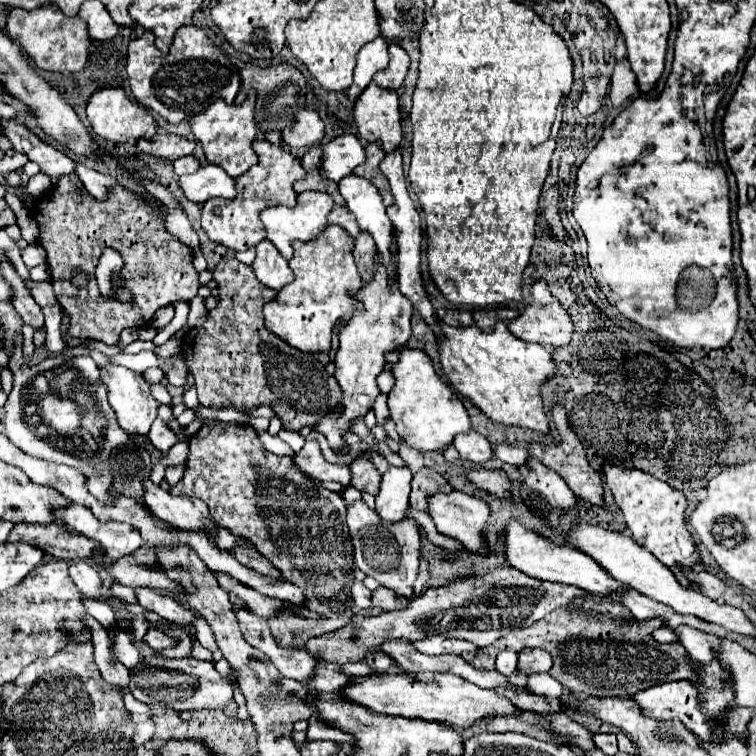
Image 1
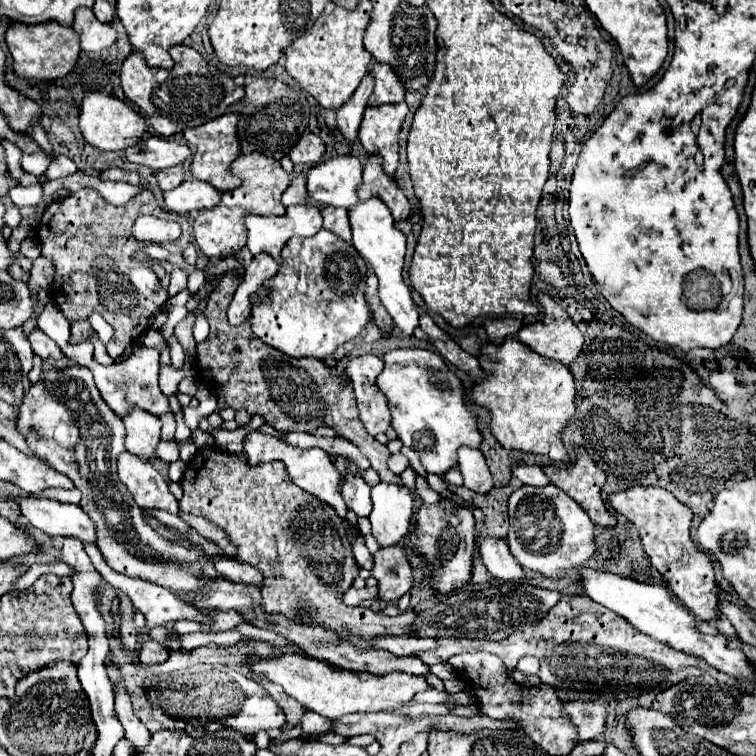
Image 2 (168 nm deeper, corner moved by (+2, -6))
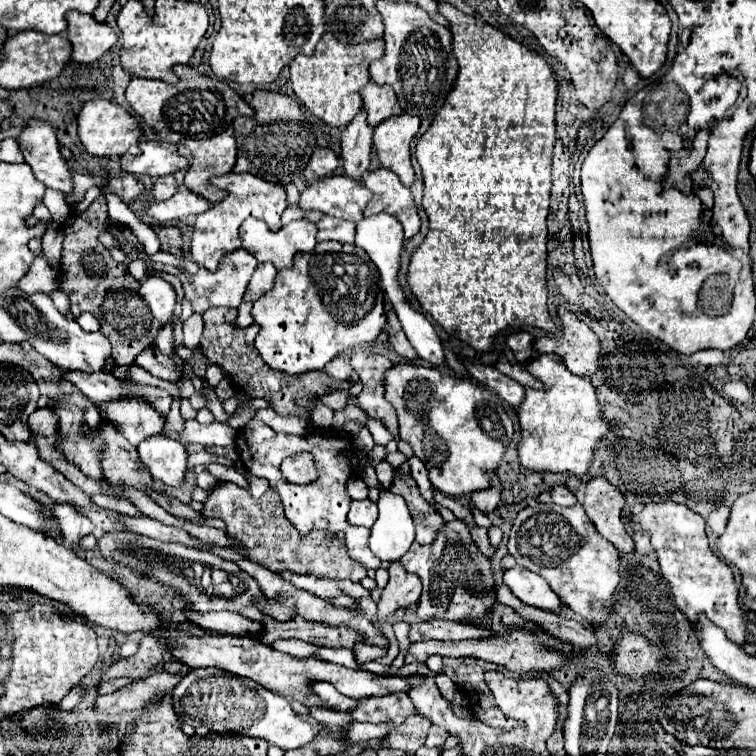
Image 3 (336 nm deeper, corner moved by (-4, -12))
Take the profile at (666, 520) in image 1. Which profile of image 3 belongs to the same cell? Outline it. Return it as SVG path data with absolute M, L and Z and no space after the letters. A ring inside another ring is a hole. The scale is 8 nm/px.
M658 502L646 504L642 512L632 514L630 520L650 532L652 548L658 554L662 576L668 580L674 594L676 606L688 616L690 622L696 614L706 614L716 626L720 626L734 644L746 642L746 618L738 606L738 588L734 584L734 574L730 566L712 554L708 548L708 538L704 532L704 518L694 514L684 504L678 502Z

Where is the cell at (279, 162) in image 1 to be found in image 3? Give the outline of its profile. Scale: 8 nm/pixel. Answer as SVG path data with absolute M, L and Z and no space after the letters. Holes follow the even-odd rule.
M230 172L230 174L224 174L224 176L216 176L212 180L218 188L224 188L228 190L228 196L214 204L210 210L198 214L196 218L196 224L194 224L194 236L192 236L192 258L196 260L196 264L204 266L206 270L214 272L220 258L226 256L228 252L234 252L236 248L242 246L242 240L240 240L240 224L246 220L246 218L258 218L258 220L264 220L268 224L268 228L274 232L274 230L280 230L282 228L282 222L280 222L280 216L282 212L286 210L288 202L286 202L286 190L282 184L276 184L276 182L268 182L260 176L254 176L250 172Z

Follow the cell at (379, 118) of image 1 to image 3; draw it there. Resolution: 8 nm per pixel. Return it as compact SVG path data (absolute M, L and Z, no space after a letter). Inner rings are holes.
M400 114L380 122L374 128L372 144L384 168L396 172L404 186L412 186L414 168L410 164L410 142L420 128L420 118L414 114Z

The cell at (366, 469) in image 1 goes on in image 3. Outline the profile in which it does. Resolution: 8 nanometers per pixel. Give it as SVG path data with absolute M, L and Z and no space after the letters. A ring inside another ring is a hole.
M352 500L350 504L350 512L348 512L348 520L354 526L366 526L372 528L374 520L378 516L378 508L372 500Z

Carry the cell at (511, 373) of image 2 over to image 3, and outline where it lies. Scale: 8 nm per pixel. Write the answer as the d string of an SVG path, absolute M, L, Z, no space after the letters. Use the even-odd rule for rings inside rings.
M538 354L524 366L536 380L544 384L542 390L524 388L524 400L520 406L516 406L516 416L520 422L520 440L518 440L518 456L524 468L530 468L534 472L570 472L578 478L582 478L592 462L592 448L598 442L602 434L608 432L608 424L602 418L602 412L598 408L598 400L592 388L590 378L574 376L564 364L562 358L556 354Z

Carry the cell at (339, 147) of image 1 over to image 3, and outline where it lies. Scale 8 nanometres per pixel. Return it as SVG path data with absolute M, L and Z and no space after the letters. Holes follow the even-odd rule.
M334 174L306 186L300 196L304 210L320 210L328 216L358 222L364 218L364 208L370 202L372 192L346 174Z

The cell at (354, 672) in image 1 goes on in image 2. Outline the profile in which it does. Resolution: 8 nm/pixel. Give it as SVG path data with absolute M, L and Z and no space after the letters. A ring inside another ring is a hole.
M84 543L84 550L90 557L95 569L102 574L102 578L104 578L110 586L114 586L114 588L122 590L124 594L128 594L128 596L130 596L130 600L134 602L134 606L136 606L136 608L144 614L144 618L146 618L146 625L143 633L141 634L143 641L149 639L149 633L154 626L162 626L162 624L166 624L166 622L170 622L170 620L172 620L172 622L174 622L174 620L184 619L196 622L209 622L212 620L208 615L194 608L194 606L188 606L188 604L184 604L182 600L178 600L178 598L176 598L172 592L168 592L166 588L154 586L154 584L150 584L150 582L146 582L146 580L130 578L130 576L124 576L124 574L120 574L120 572L112 570L112 568L106 564L106 561L104 560L102 554L100 554L100 551L95 543Z

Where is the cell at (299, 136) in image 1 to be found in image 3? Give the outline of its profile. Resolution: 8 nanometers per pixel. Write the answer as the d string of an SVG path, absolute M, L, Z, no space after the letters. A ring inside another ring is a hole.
M316 148L312 152L312 158L308 162L308 166L304 168L304 178L308 182L314 182L318 178L330 176L338 166L338 158L330 148Z

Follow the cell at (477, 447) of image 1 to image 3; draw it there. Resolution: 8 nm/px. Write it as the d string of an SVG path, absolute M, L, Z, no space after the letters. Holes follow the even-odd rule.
M492 476L490 478L490 486L484 488L484 490L472 492L470 498L472 498L472 502L476 504L476 508L480 512L492 512L500 504L500 490L502 490L500 480L496 476Z

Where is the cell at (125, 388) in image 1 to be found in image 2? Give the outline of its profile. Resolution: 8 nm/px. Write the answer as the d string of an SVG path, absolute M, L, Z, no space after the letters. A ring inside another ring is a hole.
M132 410L124 418L126 426L126 450L138 458L152 460L156 456L156 446L160 442L160 418L146 414L144 410Z

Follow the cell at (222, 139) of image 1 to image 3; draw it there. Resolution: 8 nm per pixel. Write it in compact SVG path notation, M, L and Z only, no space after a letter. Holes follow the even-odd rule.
M228 128L206 140L188 140L186 146L190 148L194 160L184 178L184 186L216 204L224 198L224 192L210 184L210 178L228 174L236 164L234 130Z

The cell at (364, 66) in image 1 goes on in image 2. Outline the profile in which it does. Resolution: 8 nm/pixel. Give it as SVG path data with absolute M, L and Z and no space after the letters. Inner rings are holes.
M366 74L354 96L342 108L338 108L338 130L342 132L348 144L354 144L354 140L358 138L358 128L362 122L362 114L366 110L366 102L372 94L372 88L374 80L370 74Z

